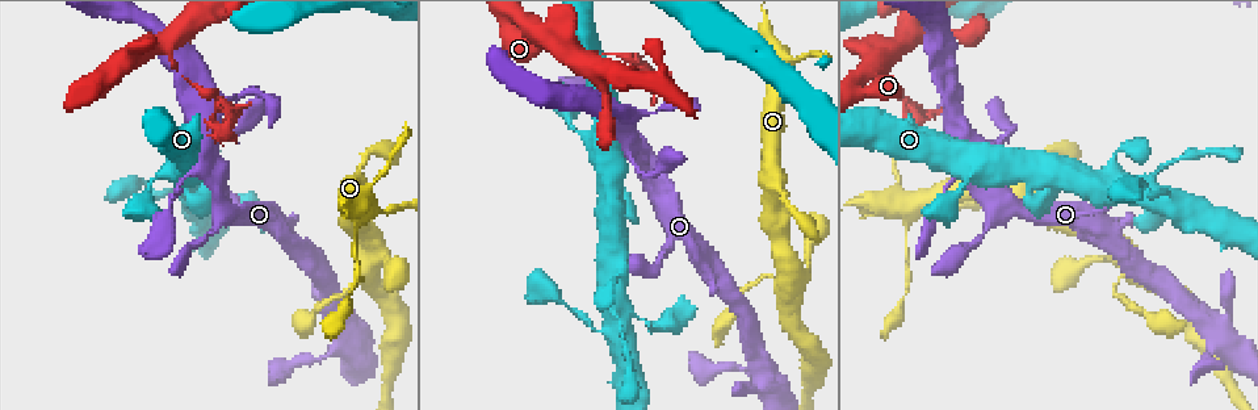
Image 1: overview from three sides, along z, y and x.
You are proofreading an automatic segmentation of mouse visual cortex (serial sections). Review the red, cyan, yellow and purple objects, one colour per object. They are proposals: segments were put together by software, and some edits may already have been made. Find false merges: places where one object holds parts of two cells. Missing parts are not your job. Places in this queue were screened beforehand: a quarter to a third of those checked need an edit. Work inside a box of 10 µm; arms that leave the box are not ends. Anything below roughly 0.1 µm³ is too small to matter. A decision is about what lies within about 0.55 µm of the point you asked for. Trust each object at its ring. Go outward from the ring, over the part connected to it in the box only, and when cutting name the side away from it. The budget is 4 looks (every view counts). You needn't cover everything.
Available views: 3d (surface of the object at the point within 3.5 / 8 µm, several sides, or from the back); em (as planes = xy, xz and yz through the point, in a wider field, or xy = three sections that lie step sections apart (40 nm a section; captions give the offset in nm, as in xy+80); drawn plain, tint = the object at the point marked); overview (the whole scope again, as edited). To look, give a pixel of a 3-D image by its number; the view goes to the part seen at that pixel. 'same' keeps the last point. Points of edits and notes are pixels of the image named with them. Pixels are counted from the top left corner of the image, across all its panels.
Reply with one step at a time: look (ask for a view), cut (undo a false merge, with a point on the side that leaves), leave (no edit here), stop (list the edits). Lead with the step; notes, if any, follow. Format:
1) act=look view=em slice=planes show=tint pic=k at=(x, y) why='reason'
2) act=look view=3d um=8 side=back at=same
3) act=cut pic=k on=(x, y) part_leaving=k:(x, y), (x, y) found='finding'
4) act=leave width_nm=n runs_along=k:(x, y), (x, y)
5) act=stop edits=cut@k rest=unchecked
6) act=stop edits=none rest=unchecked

act=look view=3d um=8 pic=1 at=(573, 55) why='small branch off a trunk'

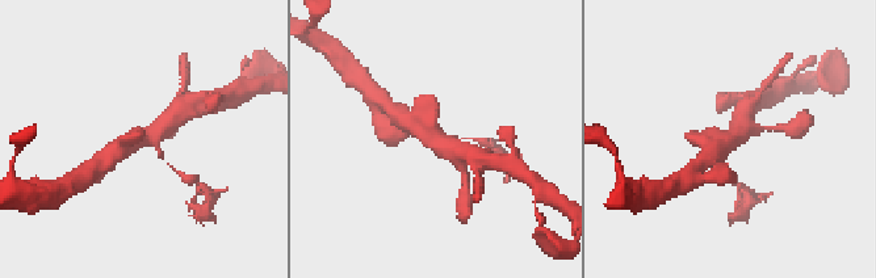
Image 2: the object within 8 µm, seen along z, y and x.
act=look view=em slice=xy step=1 show=tint at=same arms=3 arm_widths_nm=100,600,600 why='need the tissue'

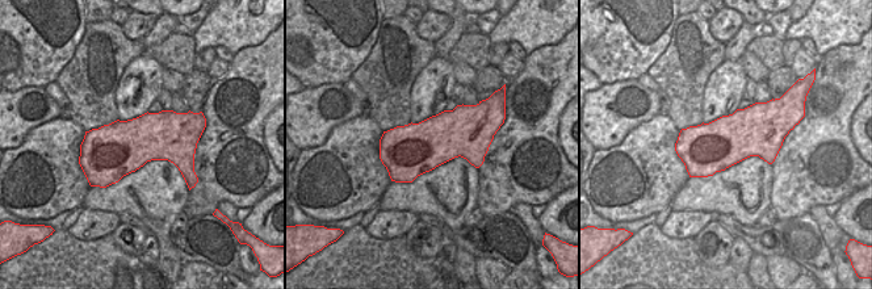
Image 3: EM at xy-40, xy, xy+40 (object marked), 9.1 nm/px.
act=leave runs_along=2:(113, 152), (153, 135), (171, 119) found='continuous, no second cell'

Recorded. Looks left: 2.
act=look view=3d um=3.5 pic=1 at=(223, 105)

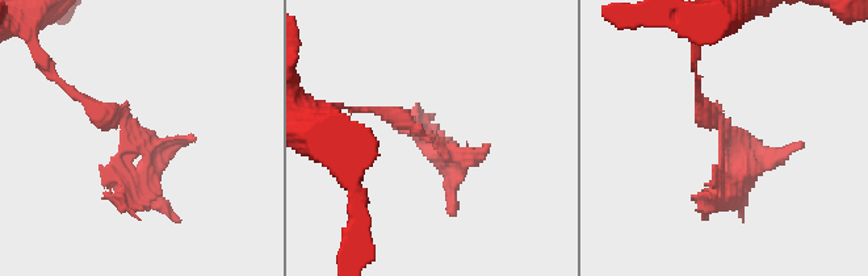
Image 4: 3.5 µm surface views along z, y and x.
act=look view=em slice=planes show=tint pic=4 at=(143, 137)

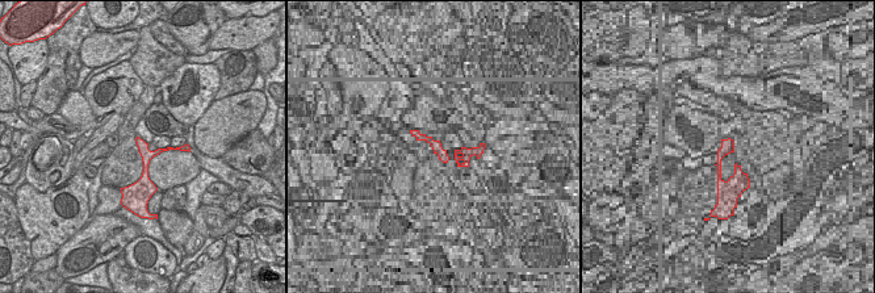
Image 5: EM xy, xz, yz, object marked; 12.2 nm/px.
act=cut pic=4 on=(742, 151) part_leaving=4:(720, 117), (743, 162), (713, 206) found='a second cell is stuck on'

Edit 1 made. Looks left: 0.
act=stop edits=cut@4 rest=unchecked

